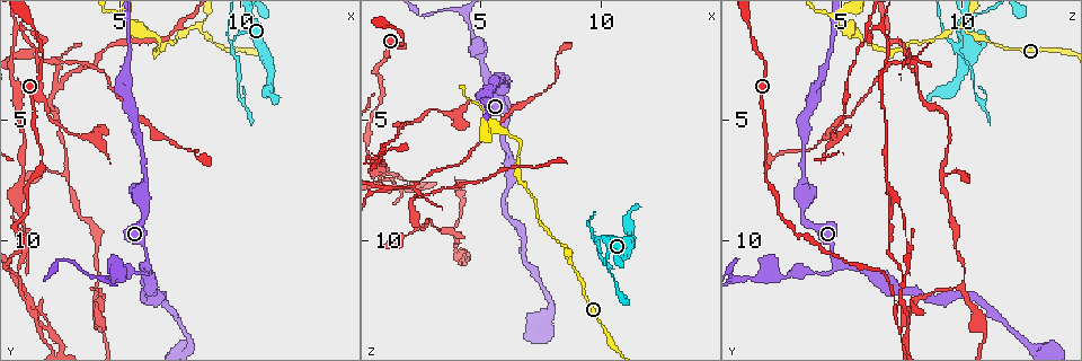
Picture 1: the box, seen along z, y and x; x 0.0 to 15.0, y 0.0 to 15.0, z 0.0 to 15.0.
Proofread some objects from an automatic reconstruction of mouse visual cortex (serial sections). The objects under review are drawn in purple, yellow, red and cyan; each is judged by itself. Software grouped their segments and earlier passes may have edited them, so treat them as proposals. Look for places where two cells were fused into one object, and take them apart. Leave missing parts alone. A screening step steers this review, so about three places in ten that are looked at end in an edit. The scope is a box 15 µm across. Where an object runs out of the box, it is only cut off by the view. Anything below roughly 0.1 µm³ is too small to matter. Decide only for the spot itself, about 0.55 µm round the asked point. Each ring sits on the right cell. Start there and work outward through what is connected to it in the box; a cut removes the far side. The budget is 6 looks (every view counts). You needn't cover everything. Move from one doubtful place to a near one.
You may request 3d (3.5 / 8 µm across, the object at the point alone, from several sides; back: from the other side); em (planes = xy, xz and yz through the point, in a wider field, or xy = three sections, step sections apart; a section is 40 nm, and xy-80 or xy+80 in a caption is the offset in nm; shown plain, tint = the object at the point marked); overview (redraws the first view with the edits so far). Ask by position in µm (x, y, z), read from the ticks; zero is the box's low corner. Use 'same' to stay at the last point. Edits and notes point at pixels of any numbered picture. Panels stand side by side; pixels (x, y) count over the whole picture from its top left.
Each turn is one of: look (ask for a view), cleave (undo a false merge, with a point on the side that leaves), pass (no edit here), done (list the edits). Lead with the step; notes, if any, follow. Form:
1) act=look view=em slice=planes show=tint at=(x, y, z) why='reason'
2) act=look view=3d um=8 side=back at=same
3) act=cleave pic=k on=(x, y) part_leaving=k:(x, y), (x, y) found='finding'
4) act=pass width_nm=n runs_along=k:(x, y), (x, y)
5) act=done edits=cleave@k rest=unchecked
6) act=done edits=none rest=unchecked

act=look view=3d um=3.5 at=(6.1, 10.9, 4.8) why='thick turns thin'

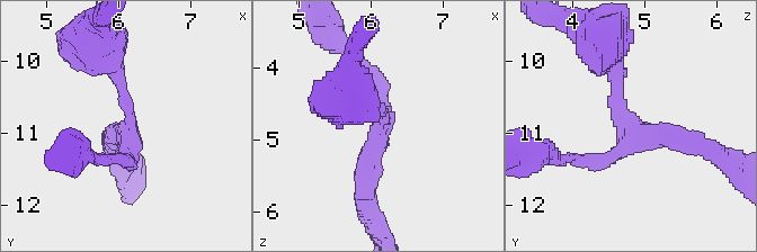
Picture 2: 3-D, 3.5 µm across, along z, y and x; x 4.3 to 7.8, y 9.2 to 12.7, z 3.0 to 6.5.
act=look view=em slice=xy step=1 show=tint at=(6.15, 10.95, 4.85)

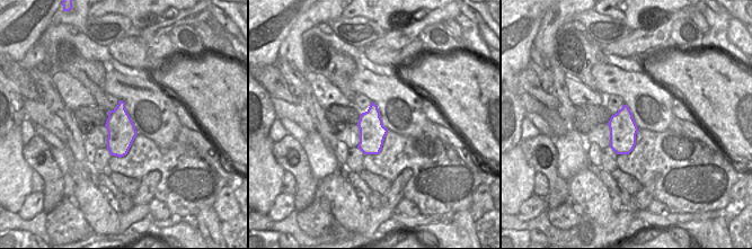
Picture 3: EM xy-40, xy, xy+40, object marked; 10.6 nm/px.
act=look view=em slice=planes show=tint at=same

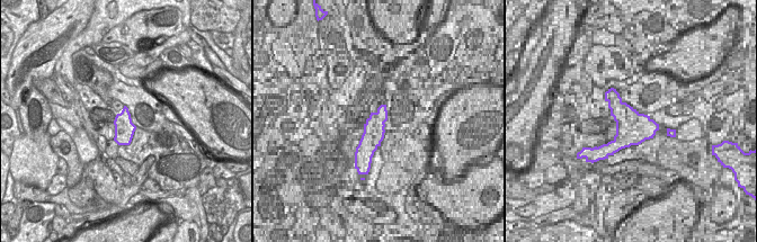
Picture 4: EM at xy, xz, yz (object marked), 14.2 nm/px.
act=pass arm_widths_nm=200,200,300 runs_along=2:(612, 64), (638, 134), (704, 147) found='continuous, no second cell'

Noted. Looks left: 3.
act=look view=3d um=3.5 at=(9.6, 1.9, 10.0) why='abrupt turn'

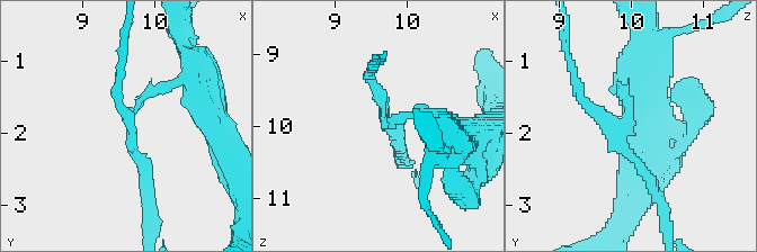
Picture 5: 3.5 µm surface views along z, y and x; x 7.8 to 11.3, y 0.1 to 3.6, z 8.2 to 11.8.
act=look view=em slice=planes show=tint at=(9.65, 1.80, 9.90)

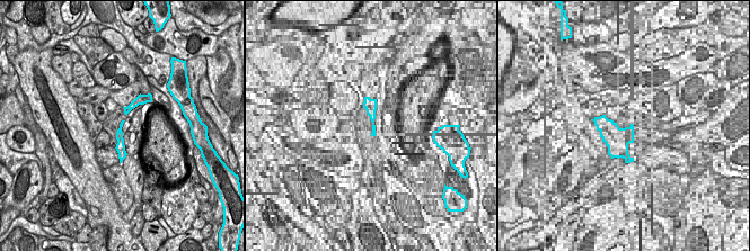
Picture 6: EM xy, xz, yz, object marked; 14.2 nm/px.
act=cleave pic=5 on=(142, 173) part_leaving=5:(131, 125), (152, 212), (148, 218) found='two cells meet here'

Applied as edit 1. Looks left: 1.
act=done edits=cleave@5 rest=unchecked

